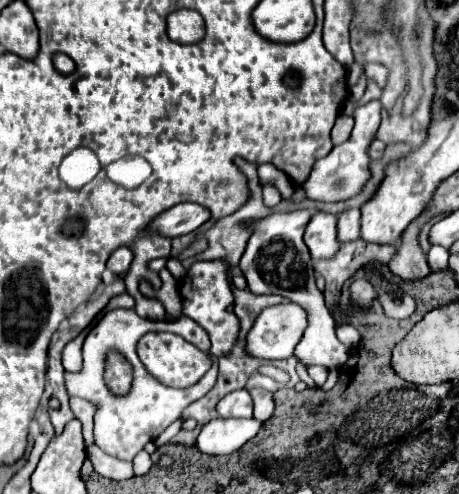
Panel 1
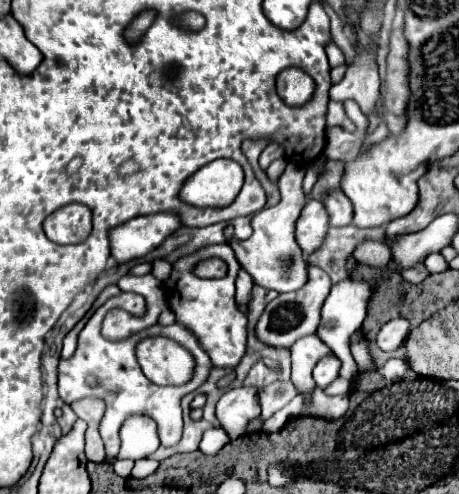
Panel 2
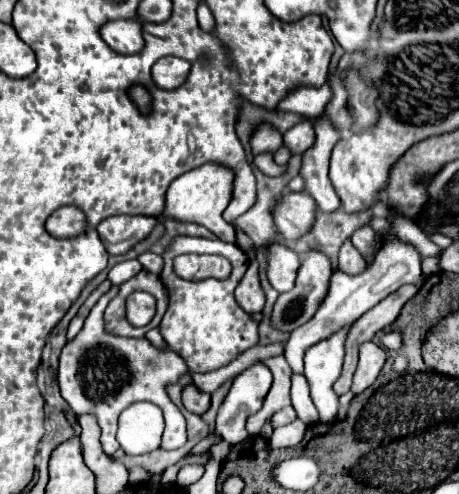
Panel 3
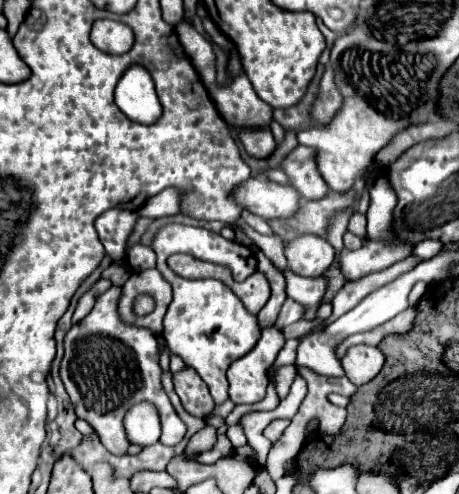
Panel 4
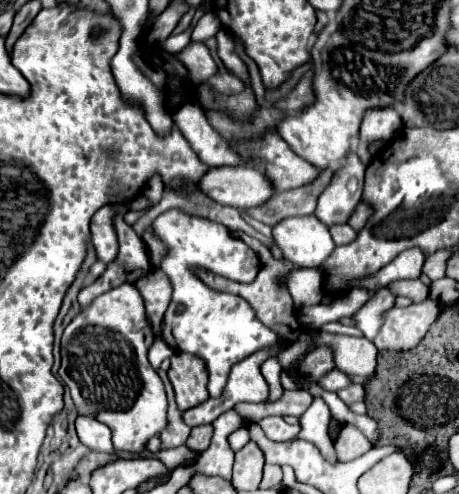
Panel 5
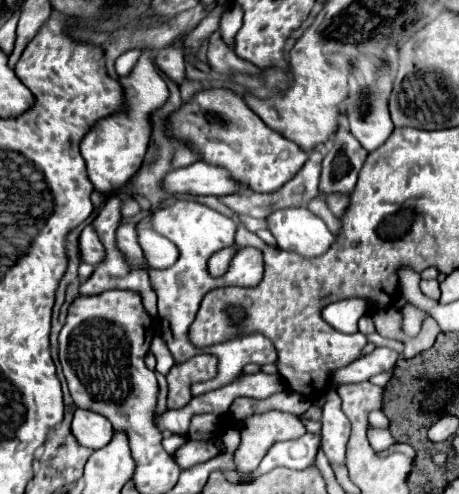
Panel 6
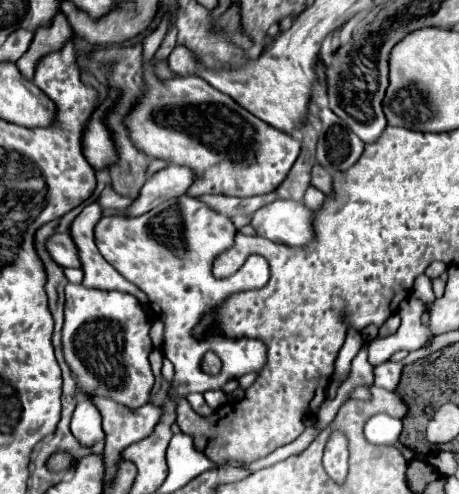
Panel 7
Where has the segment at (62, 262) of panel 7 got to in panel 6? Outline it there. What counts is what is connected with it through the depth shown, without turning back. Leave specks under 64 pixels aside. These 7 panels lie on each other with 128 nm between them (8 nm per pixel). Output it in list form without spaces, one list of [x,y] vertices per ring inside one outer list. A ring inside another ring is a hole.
[[[86,226],[78,238],[78,246],[80,246],[80,258],[86,264],[96,266],[102,258],[104,258],[104,250],[100,240],[96,240],[96,232],[92,232],[92,226]]]

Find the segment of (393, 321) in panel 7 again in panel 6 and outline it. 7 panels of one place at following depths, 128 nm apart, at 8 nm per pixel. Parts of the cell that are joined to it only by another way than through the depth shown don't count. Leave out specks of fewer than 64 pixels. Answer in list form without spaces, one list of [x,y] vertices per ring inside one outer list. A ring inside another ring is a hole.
[[[306,432],[298,440],[274,444],[274,448],[264,456],[264,460],[260,462],[258,470],[254,470],[252,476],[270,472],[276,466],[298,468],[298,470],[308,468],[308,464],[314,462],[314,456],[316,456],[316,450],[318,450],[318,438],[320,438],[320,434]]]

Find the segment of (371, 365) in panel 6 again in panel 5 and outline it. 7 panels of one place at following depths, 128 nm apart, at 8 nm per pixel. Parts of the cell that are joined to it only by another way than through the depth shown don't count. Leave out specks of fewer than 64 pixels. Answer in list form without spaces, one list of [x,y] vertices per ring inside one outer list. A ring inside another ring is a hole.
[[[332,368],[332,370],[320,380],[320,386],[322,386],[324,390],[330,390],[330,392],[338,392],[340,388],[346,388],[346,386],[350,386],[350,384],[352,384],[352,376],[346,374],[346,372],[342,372],[342,370],[338,370],[338,368]]]

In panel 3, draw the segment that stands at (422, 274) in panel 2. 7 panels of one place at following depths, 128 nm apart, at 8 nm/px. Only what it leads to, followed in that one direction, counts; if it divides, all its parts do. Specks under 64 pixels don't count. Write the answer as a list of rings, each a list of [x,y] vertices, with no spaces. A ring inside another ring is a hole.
[[[402,286],[394,294],[386,296],[380,304],[376,304],[372,310],[368,310],[362,318],[356,320],[352,326],[348,338],[346,338],[346,358],[344,358],[344,372],[342,376],[334,382],[334,392],[338,396],[346,394],[352,386],[352,374],[356,368],[356,358],[358,358],[358,346],[366,340],[372,340],[372,336],[378,330],[388,328],[400,314],[402,306],[416,294],[416,286]]]

